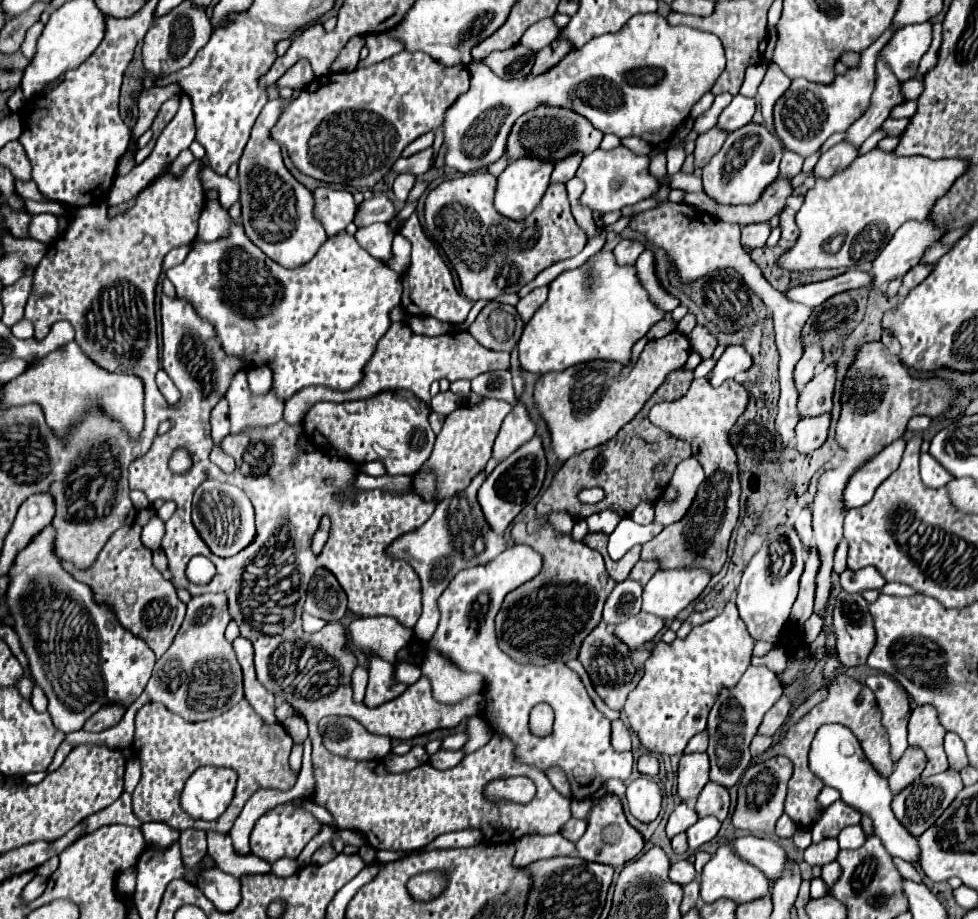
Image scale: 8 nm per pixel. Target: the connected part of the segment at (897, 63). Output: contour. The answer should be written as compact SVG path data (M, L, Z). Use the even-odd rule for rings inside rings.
M910 24L898 30L892 40L884 46L884 58L890 64L892 72L900 82L906 82L916 76L916 68L928 44L932 42L932 24Z

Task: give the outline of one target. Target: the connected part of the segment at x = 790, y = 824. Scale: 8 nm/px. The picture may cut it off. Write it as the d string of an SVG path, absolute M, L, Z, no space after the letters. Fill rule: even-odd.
M783 814L775 827L775 833L780 838L790 838L797 830L796 824L791 820L787 814Z

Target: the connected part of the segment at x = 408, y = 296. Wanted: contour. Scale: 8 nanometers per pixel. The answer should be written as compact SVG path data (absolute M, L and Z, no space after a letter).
M416 212L400 226L400 234L412 244L412 260L410 260L406 274L402 276L402 284L404 284L402 308L408 314L430 314L434 318L440 318L442 322L452 322L452 324L464 322L472 308L472 302L466 296L458 294L450 268L446 266L446 262L442 260L442 256L438 254L434 244L424 234Z

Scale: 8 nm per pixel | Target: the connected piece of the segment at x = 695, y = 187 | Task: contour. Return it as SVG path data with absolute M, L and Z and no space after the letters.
M676 172L676 174L668 176L668 188L672 188L672 190L678 188L678 190L684 190L684 192L702 192L702 182L694 174Z

